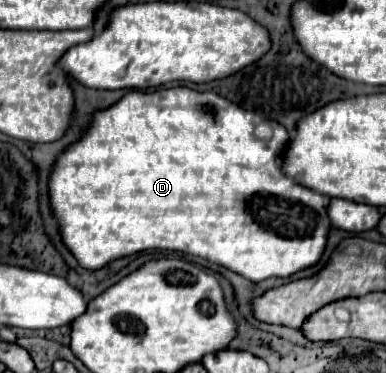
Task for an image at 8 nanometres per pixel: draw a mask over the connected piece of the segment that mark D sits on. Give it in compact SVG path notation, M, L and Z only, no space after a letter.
M181 85L169 87L169 89L157 89L153 93L129 91L115 105L95 111L91 115L87 131L83 131L83 135L75 143L71 143L65 151L61 151L57 155L57 159L51 167L51 173L49 173L49 181L47 181L51 213L59 225L59 233L61 233L65 247L73 253L77 263L89 271L101 269L109 261L129 255L129 253L139 253L145 249L163 249L163 251L181 251L181 253L197 255L211 263L223 265L255 283L263 281L267 277L289 277L305 267L315 265L323 253L327 233L331 229L331 223L325 213L325 205L327 205L329 197L317 195L315 191L297 185L295 181L287 179L281 173L279 155L285 149L289 135L279 123L271 121L271 139L259 139L257 127L261 123L263 123L261 117L257 117L255 113L249 113L249 111L243 111L241 107L237 107L235 103L223 99L221 95L217 95L213 91L201 93L201 91L195 91L189 87L181 87Z

